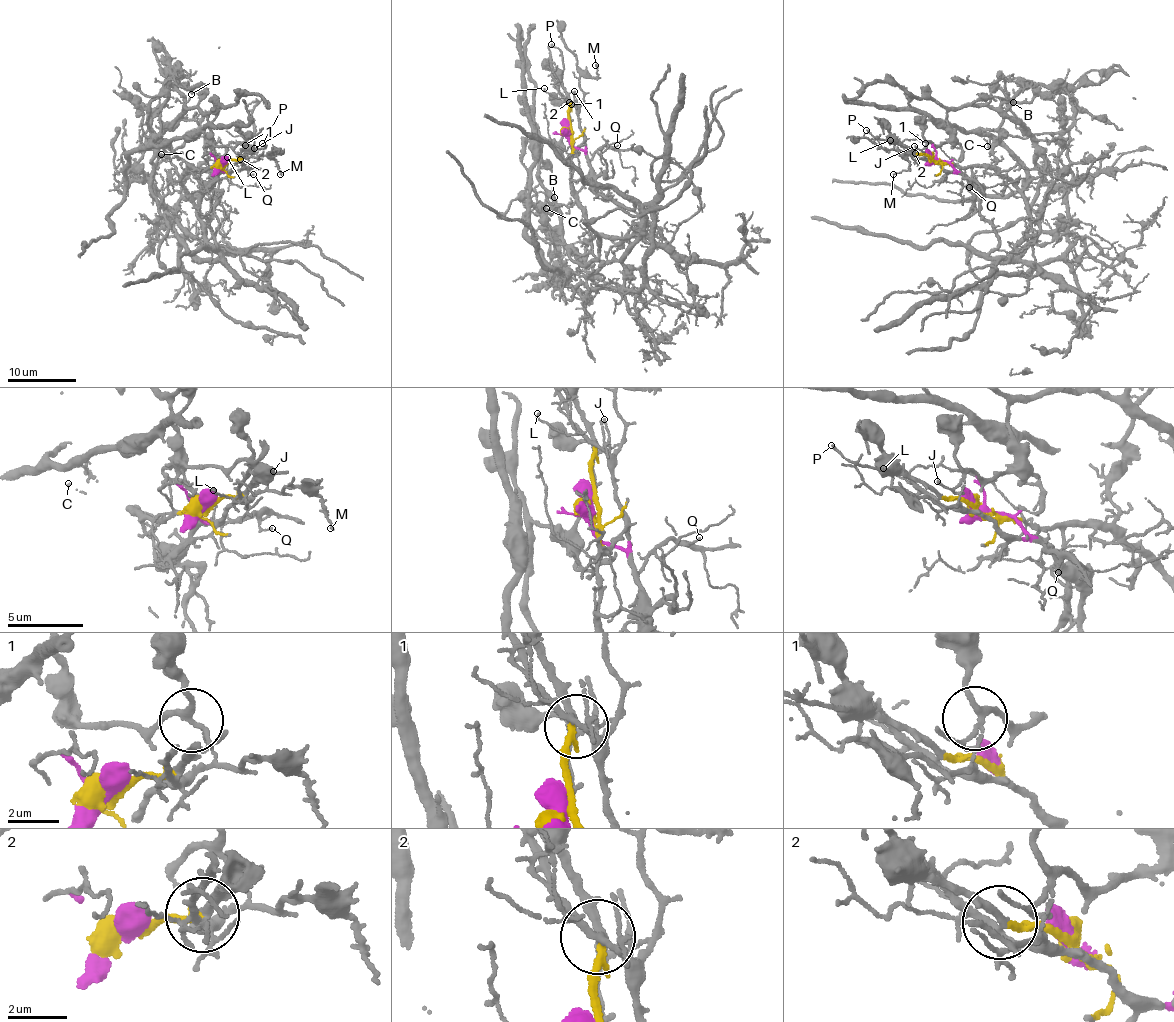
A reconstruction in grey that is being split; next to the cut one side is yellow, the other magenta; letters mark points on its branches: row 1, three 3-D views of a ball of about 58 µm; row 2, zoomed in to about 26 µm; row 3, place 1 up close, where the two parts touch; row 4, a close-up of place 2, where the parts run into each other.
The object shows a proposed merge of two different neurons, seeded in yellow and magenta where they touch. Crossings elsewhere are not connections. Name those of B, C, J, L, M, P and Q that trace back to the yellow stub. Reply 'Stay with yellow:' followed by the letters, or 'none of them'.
Stay with yellow: B, C, J, P

